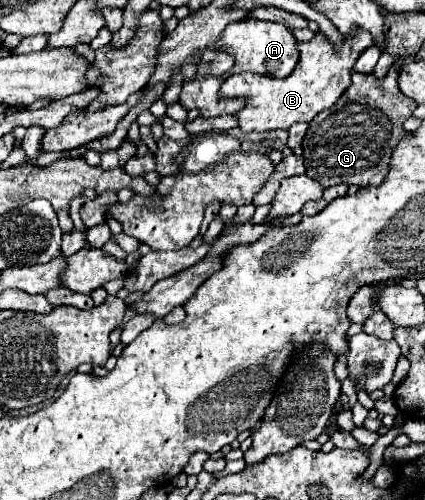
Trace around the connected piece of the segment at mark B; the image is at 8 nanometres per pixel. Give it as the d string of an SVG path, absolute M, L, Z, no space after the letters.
M356 30L352 38L346 36L344 46L332 46L322 34L316 32L316 36L310 42L298 42L300 50L300 62L294 68L294 72L284 78L266 78L258 74L232 74L224 80L220 88L222 98L244 98L244 108L236 112L238 128L248 132L270 132L270 130L288 130L296 122L310 122L320 110L332 106L342 92L350 86L350 74L352 66L358 60L358 56L372 46L372 36L364 34L364 30Z

